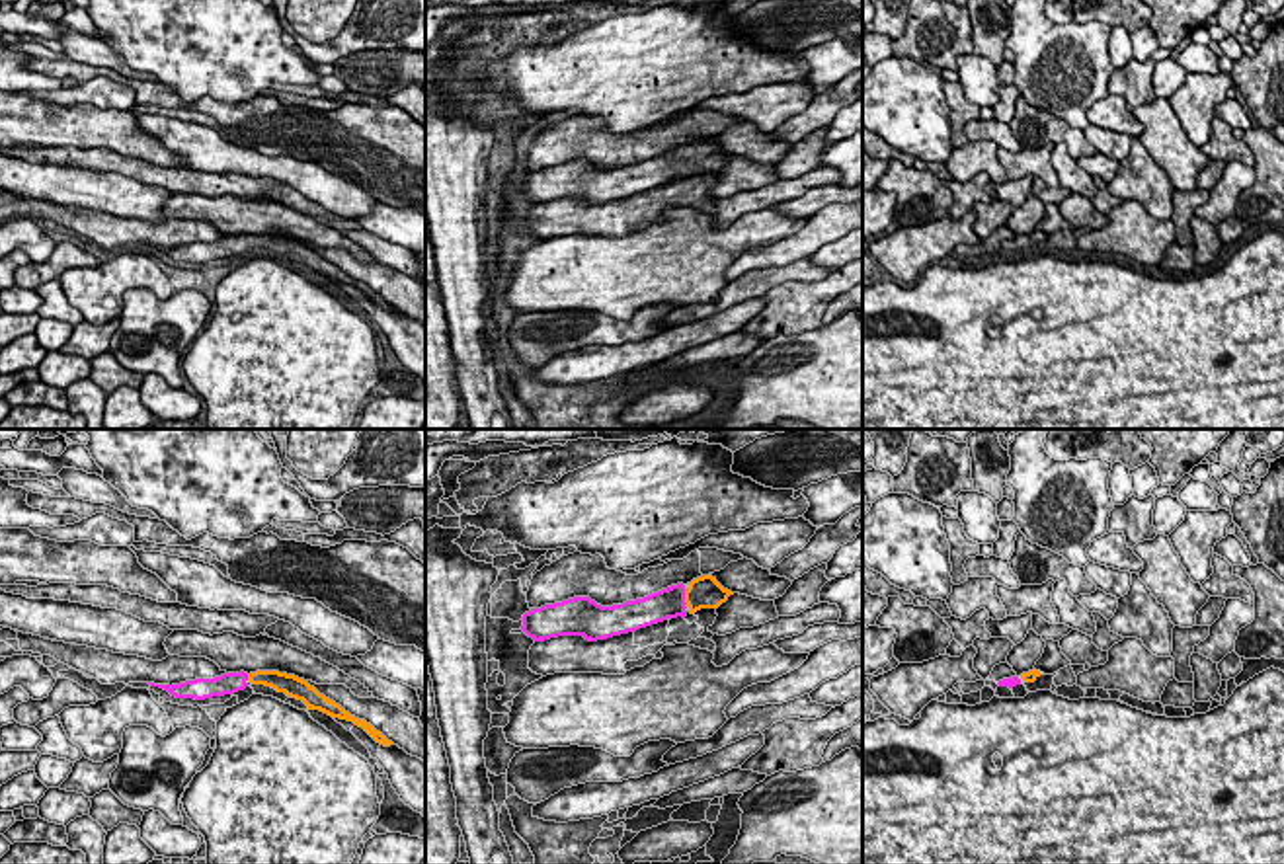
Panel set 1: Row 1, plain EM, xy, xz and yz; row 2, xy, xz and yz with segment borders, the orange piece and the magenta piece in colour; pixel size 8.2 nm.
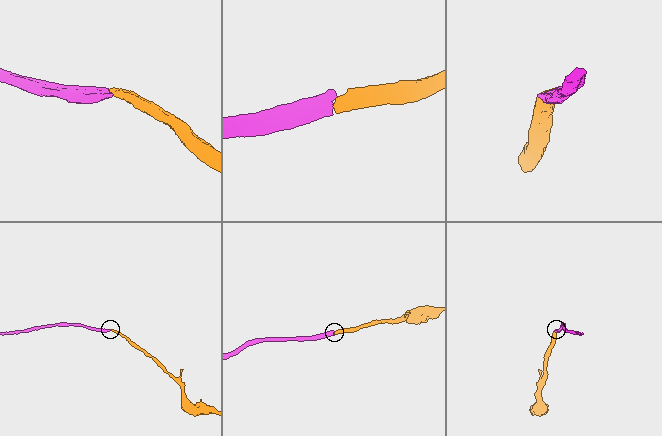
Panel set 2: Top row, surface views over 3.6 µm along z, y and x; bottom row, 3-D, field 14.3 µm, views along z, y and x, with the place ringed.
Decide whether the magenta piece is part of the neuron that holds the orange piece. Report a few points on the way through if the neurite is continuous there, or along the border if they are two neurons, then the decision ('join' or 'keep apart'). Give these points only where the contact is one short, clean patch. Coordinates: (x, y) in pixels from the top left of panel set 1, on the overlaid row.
across xz (705, 591), (685, 597), (676, 597), (668, 603) | join

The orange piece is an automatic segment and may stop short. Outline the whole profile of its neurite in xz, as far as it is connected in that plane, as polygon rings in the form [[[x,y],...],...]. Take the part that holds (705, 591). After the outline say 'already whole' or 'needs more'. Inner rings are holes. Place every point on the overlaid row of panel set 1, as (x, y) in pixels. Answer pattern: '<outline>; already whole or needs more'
[[[708,573],[693,579],[687,587],[677,583],[644,599],[613,607],[601,607],[589,597],[544,605],[523,614],[521,630],[535,642],[558,636],[583,636],[589,642],[597,642],[636,632],[667,618],[685,618],[701,609],[718,609],[730,595],[734,593]]]; needs more

